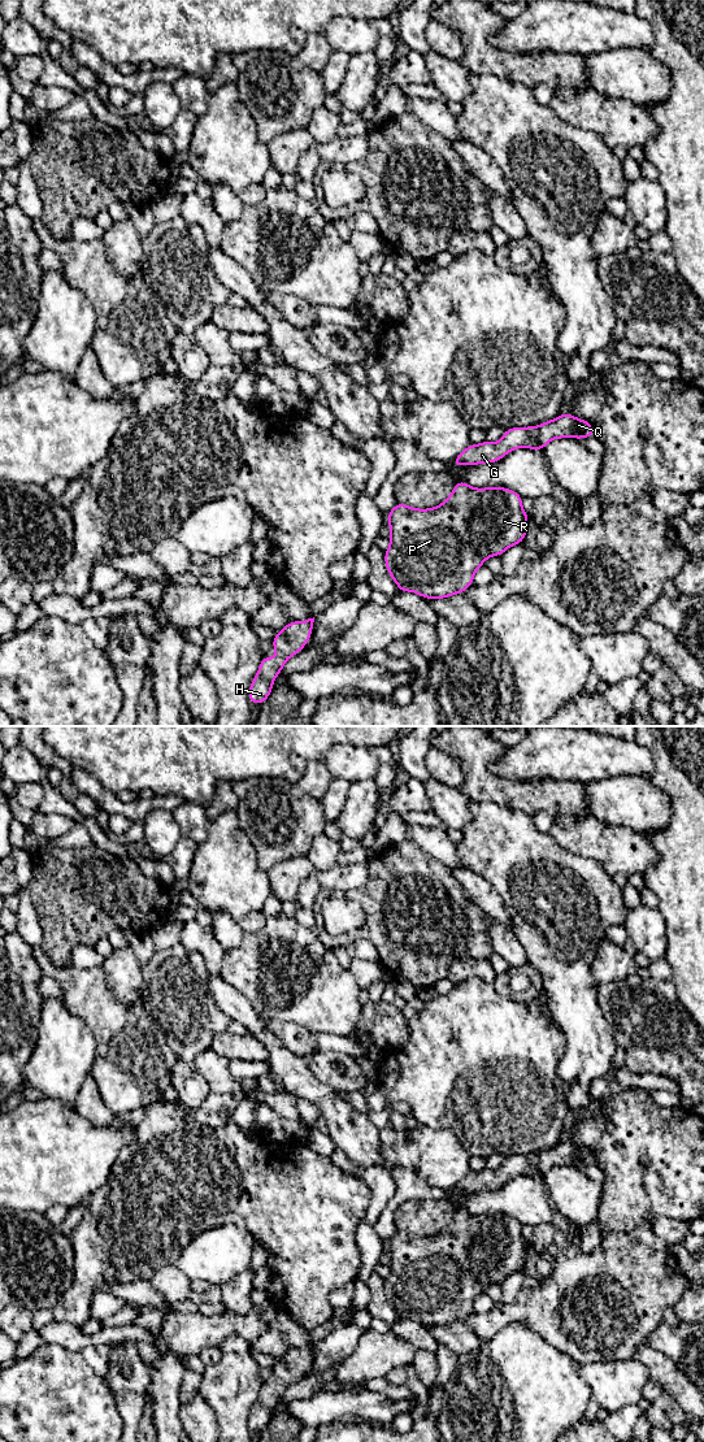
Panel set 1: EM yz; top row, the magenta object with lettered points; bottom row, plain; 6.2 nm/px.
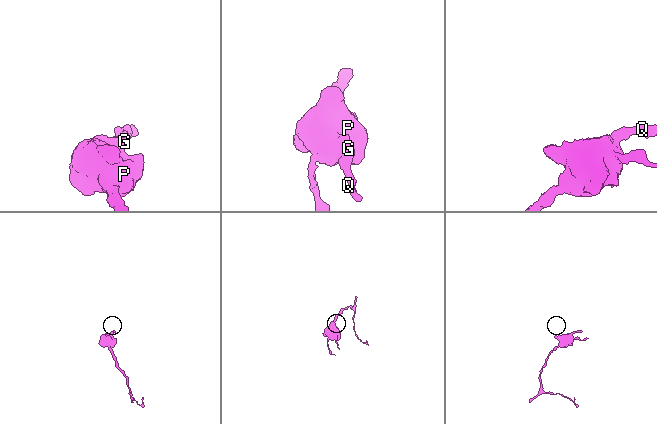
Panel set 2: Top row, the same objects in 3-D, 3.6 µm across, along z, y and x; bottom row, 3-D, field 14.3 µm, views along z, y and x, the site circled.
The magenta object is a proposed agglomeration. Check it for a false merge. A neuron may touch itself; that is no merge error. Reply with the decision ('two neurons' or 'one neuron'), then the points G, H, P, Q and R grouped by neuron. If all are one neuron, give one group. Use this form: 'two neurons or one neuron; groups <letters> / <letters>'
one neuron; groups G H P Q R

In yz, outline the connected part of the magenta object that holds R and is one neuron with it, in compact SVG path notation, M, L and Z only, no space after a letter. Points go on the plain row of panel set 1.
M457 1208L440 1233L418 1237L397 1230L386 1245L391 1261L384 1293L399 1319L446 1326L465 1320L487 1285L504 1282L509 1274L523 1271L530 1242L522 1235L522 1224L510 1216L475 1216Z

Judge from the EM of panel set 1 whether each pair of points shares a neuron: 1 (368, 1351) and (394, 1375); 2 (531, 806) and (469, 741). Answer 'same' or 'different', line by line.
1: different
2: same

